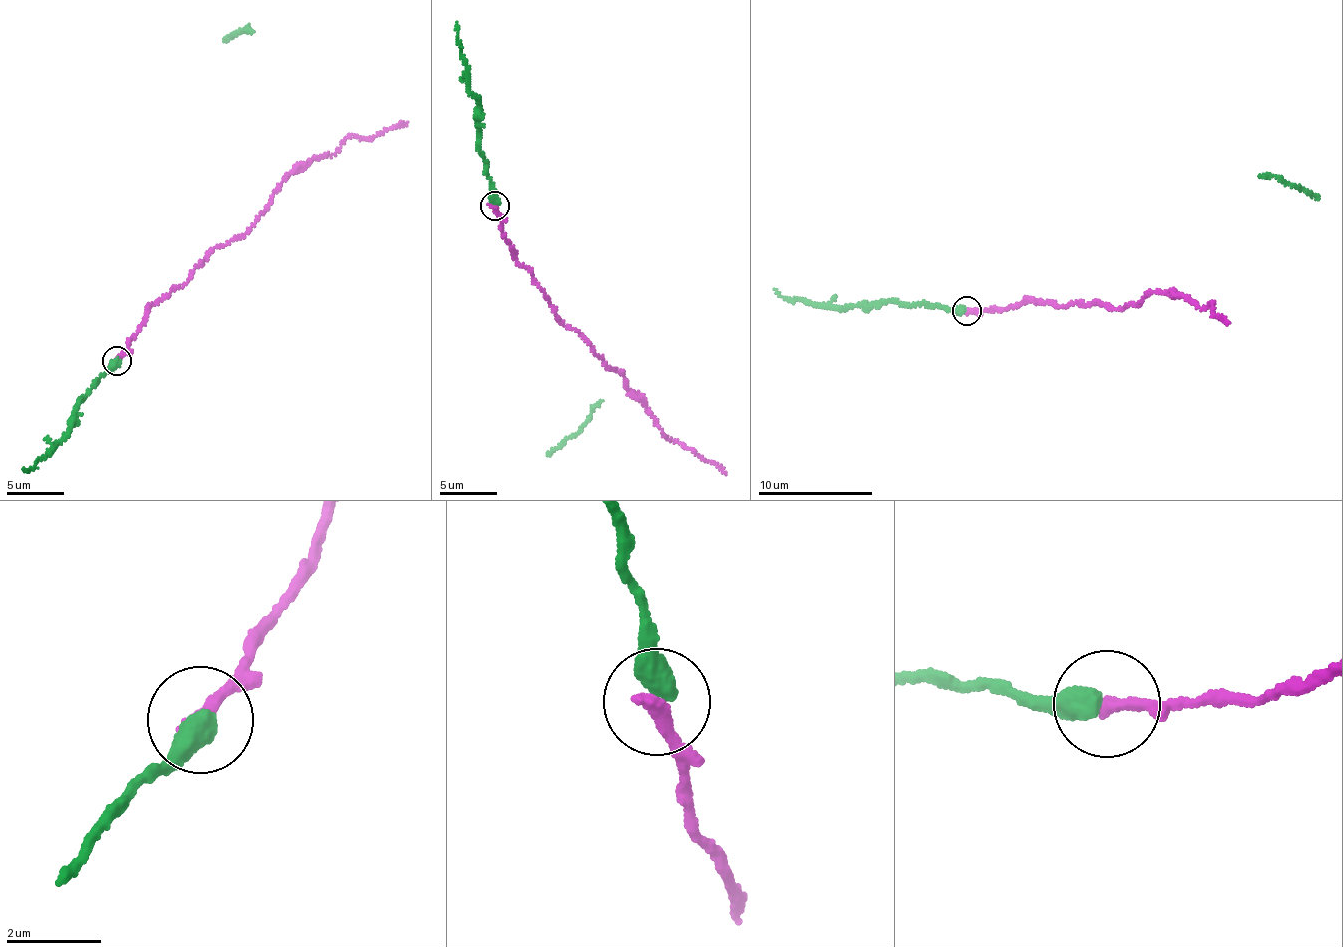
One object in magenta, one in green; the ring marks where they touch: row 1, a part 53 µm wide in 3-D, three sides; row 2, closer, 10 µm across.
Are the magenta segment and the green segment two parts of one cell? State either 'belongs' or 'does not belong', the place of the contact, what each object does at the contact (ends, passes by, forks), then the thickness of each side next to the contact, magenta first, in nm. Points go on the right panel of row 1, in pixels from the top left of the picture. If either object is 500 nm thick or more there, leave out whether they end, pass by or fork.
belongs; at (967, 310); 320 nm thick on the magenta side, 550 nm on the other

